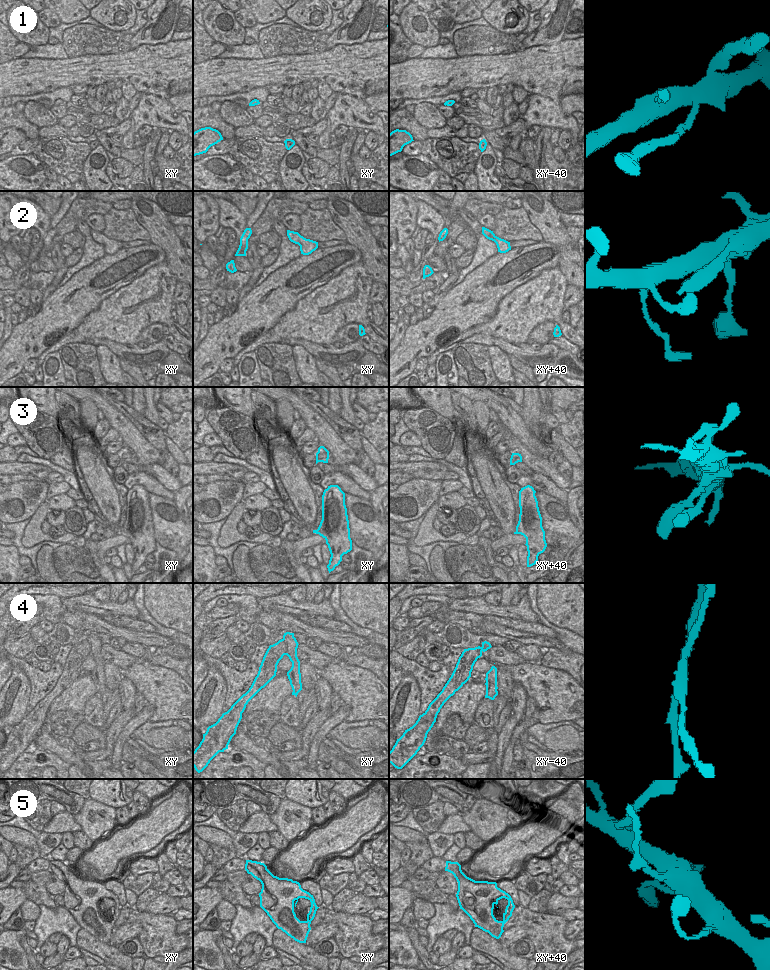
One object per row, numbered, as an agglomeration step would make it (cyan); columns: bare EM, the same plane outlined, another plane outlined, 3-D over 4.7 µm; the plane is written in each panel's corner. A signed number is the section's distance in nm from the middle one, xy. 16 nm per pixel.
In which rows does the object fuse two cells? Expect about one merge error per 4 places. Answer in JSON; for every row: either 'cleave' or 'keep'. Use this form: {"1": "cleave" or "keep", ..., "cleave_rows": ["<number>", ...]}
{"1": "keep", "2": "keep", "3": "keep", "4": "cleave", "5": "cleave", "cleave_rows": ["4", "5"]}

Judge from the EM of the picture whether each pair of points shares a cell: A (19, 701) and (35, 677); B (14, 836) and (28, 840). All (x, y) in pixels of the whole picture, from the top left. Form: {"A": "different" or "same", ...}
{"A": "different", "B": "same"}

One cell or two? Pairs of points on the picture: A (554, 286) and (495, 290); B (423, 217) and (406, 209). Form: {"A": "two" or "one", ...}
{"A": "two", "B": "two"}

